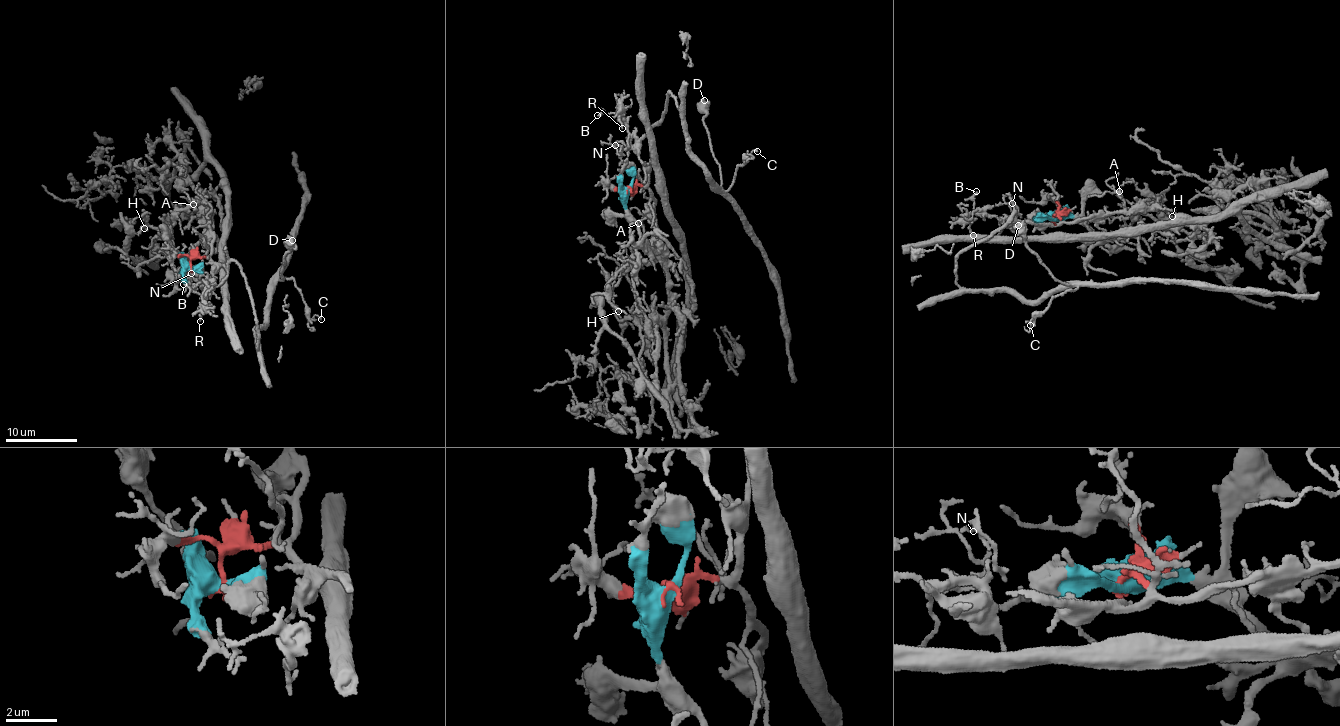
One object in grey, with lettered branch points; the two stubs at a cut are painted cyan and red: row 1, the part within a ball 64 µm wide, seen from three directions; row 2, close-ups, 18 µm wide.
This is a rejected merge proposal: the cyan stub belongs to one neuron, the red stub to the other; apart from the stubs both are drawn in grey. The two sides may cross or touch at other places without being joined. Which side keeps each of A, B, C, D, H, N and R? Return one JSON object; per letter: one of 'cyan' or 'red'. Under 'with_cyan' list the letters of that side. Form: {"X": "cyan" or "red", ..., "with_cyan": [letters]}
{"A": "red", "B": "red", "C": "red", "D": "red", "H": "red", "N": "red", "R": "red", "with_cyan": []}

